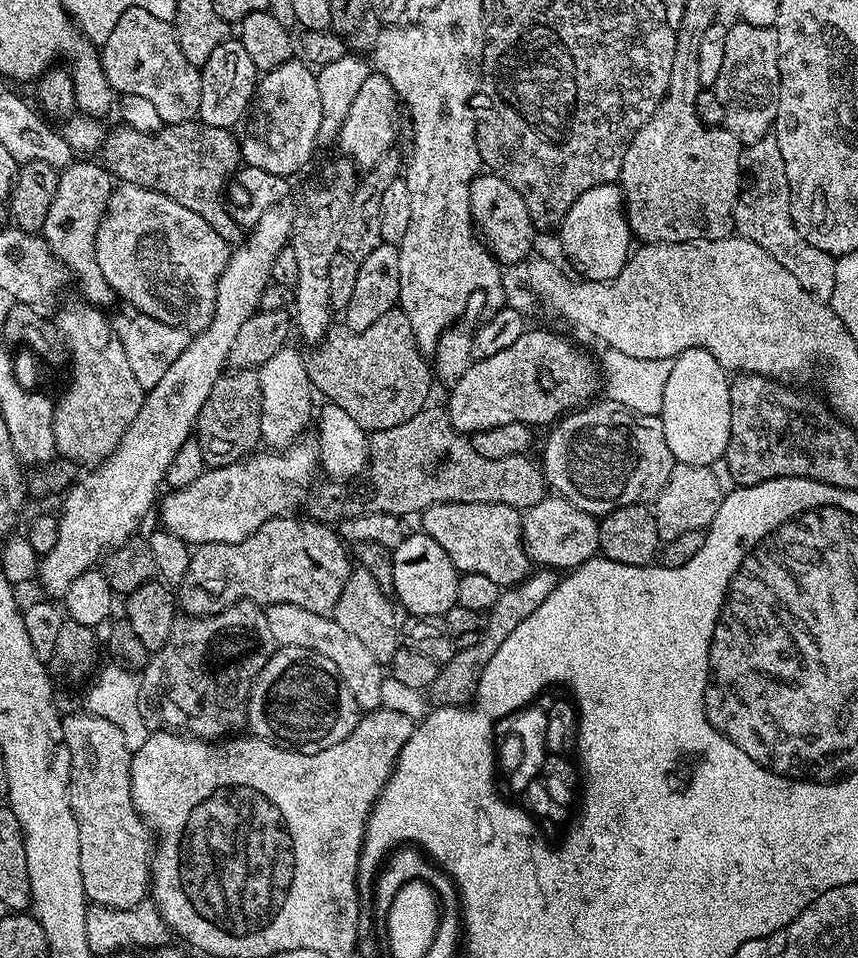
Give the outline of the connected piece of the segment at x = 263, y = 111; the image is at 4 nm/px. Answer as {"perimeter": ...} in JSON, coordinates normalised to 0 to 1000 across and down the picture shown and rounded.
{"perimeter":[[[341,61],[334,63],[329,69],[324,69],[319,73],[307,76],[302,80],[301,87],[298,89],[298,99],[296,101],[296,108],[291,114],[291,126],[294,125],[294,130],[289,134],[289,143],[281,145],[280,149],[280,161],[286,172],[291,174],[300,174],[304,177],[310,177],[314,182],[322,182],[326,184],[332,184],[334,186],[343,185],[345,178],[358,169],[364,163],[364,157],[371,152],[369,142],[371,142],[371,132],[375,125],[375,102],[371,98],[371,86],[368,85],[368,75],[365,74],[362,70],[353,62]]]}

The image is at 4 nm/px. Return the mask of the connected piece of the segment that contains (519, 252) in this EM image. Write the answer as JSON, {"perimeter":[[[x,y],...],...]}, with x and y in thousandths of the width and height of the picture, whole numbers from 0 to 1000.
{"perimeter":[[[561,182],[548,194],[548,215],[550,233],[557,239],[563,254],[568,256],[575,267],[584,277],[601,276],[614,272],[627,246],[627,239],[620,235],[618,219],[613,219],[613,211],[608,211],[608,203],[594,194],[594,190],[577,182]]]}

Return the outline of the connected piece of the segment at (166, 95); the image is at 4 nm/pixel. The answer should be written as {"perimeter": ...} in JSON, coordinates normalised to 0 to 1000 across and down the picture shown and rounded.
{"perimeter":[[[153,8],[138,19],[128,40],[115,51],[119,73],[128,86],[132,97],[146,100],[161,98],[171,102],[184,114],[192,130],[227,125],[233,120],[235,86],[233,72],[212,56],[207,48],[205,30],[189,19],[179,19],[175,10]]]}

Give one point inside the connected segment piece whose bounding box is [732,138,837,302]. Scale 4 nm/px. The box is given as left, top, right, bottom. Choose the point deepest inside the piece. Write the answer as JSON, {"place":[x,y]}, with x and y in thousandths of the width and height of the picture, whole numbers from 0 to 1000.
{"place":[888,223]}

